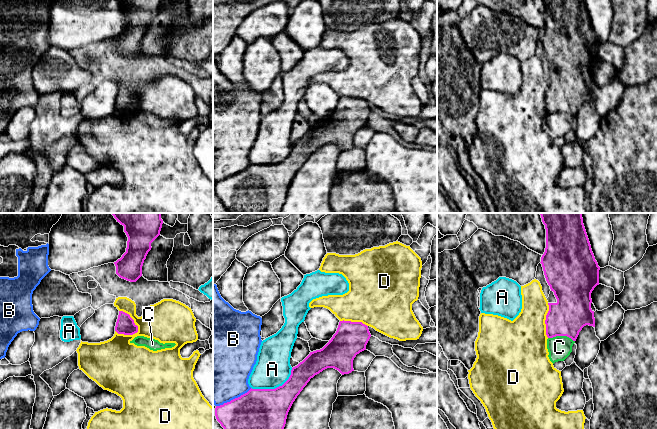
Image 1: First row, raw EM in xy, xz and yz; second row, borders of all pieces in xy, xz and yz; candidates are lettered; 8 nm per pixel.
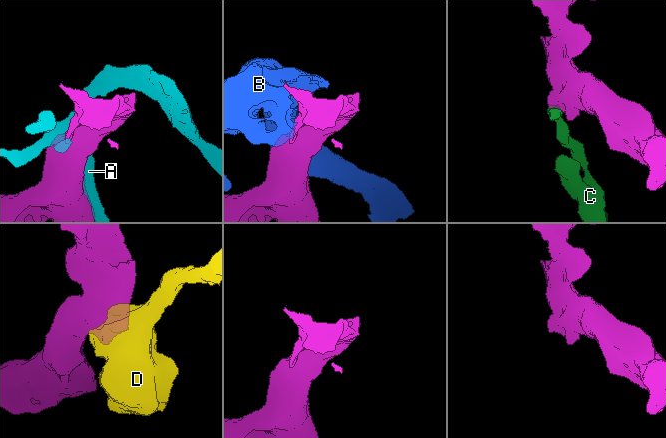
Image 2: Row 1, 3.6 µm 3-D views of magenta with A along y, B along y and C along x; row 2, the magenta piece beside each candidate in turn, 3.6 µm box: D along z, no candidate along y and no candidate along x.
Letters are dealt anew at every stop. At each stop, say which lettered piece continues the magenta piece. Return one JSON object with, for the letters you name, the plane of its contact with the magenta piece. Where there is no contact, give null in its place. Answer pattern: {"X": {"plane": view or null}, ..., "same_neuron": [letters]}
{"same_neuron": []}

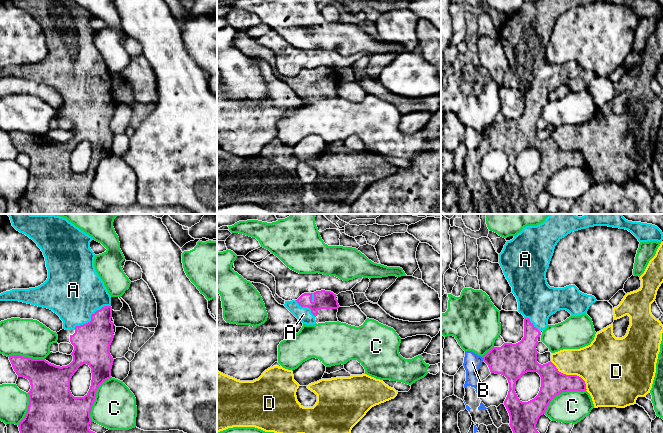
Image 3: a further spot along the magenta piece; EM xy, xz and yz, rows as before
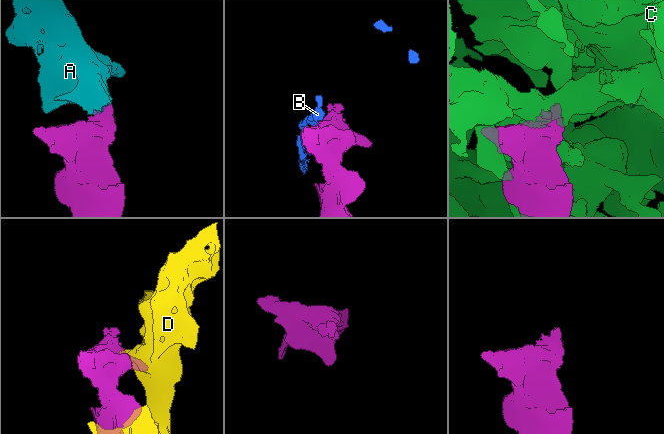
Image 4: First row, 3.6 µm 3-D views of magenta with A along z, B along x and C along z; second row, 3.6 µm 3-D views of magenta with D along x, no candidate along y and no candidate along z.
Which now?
{"A": {"plane": "xy"}, "same_neuron": ["A"]}

